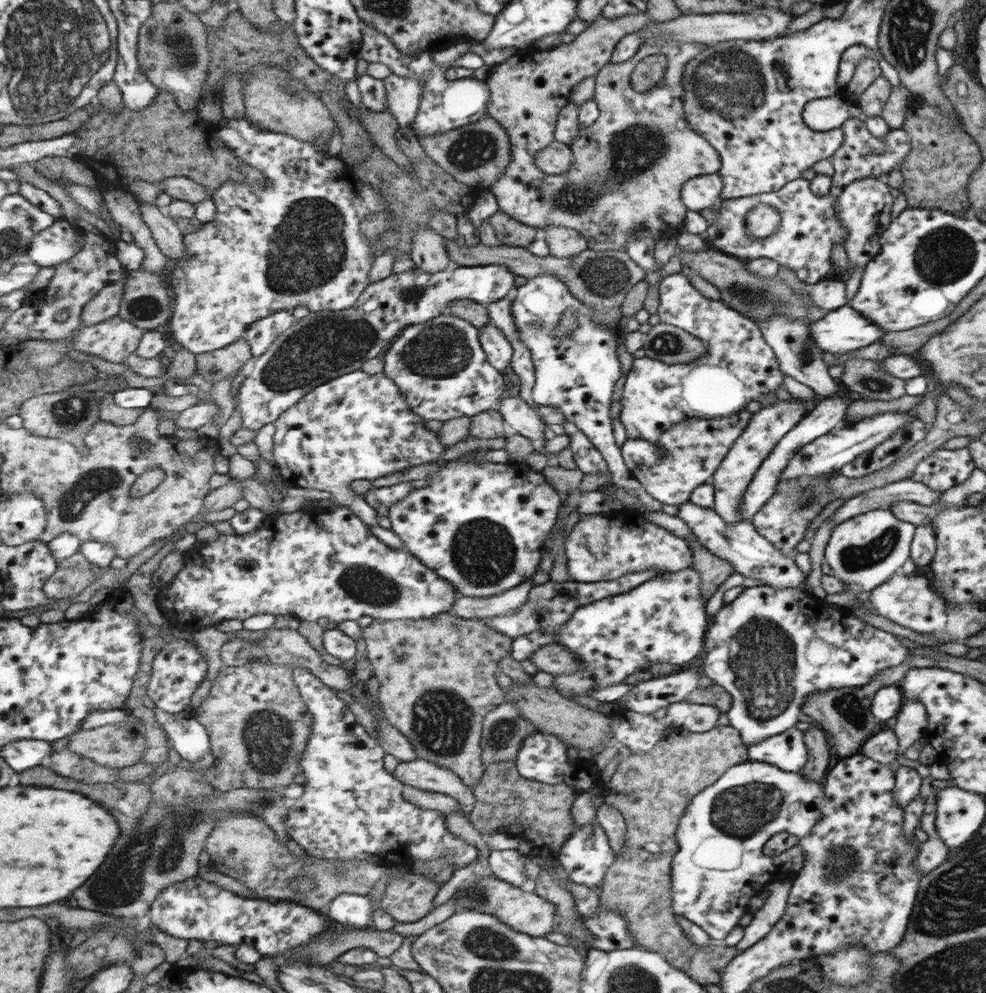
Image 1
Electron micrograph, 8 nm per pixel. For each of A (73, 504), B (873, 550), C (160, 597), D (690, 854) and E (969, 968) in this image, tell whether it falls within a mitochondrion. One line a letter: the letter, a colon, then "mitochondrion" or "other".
A: mitochondrion
B: mitochondrion
C: other
D: other
E: mitochondrion

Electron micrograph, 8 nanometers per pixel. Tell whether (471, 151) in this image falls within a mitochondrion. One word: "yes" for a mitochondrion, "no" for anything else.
yes

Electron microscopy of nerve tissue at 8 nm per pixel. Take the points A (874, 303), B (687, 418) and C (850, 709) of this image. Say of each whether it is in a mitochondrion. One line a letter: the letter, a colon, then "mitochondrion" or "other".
A: other
B: other
C: mitochondrion

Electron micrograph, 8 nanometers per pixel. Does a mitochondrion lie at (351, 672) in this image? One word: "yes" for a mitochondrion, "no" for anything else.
no

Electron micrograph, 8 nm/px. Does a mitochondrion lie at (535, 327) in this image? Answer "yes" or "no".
yes

